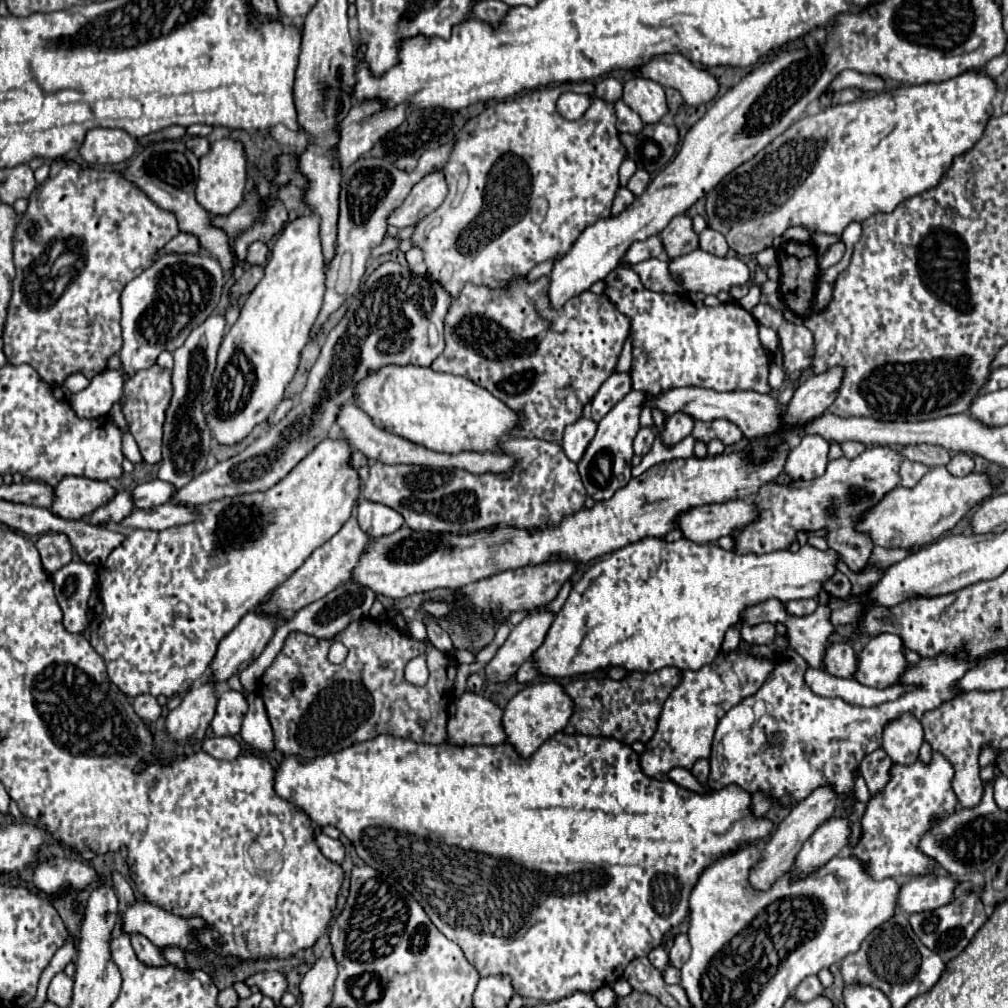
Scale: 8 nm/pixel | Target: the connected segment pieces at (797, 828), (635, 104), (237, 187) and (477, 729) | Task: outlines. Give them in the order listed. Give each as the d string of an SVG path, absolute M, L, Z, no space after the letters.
M823 785L823 787L815 789L807 799L803 799L803 801L797 803L797 805L793 805L791 813L779 823L777 831L771 835L769 843L765 845L763 861L759 861L759 865L751 871L749 881L751 881L751 885L753 885L755 889L761 889L761 891L769 889L769 887L775 883L775 879L779 879L785 871L789 871L789 869L793 867L795 857L797 857L797 853L801 851L803 843L815 833L815 829L817 829L821 823L825 823L825 821L835 813L835 807L837 807L839 799L841 799L841 795L835 793L833 785Z
M633 77L625 81L621 99L635 113L639 113L643 123L657 123L663 115L669 113L663 87L645 77Z
M237 139L213 141L209 153L199 159L199 183L197 183L197 201L211 215L225 215L233 211L241 201L247 185L247 157L243 143Z
M465 693L457 697L457 713L447 723L451 745L499 745L505 743L503 709L493 701Z

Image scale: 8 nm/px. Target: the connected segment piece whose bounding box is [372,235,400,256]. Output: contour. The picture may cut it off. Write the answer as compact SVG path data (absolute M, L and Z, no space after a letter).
M386 235L381 244L372 250L372 254L377 254L378 256L384 255L386 253L392 252L399 246L400 239Z

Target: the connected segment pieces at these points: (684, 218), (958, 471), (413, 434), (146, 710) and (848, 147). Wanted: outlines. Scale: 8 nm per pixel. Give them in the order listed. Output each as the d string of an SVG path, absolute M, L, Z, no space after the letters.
M677 215L661 231L661 241L665 245L669 259L679 257L679 255L687 255L699 247L699 235L693 231L693 223L691 223L689 215Z
M957 453L957 455L953 455L953 459L949 461L947 469L949 469L951 475L969 475L969 473L975 469L975 463L973 463L973 457L971 457L971 455L967 455L967 453Z
M385 365L365 379L357 381L353 387L353 399L357 407L361 407L377 427L409 439L417 445L423 445L433 451L441 453L459 453L459 451L495 451L497 445L507 437L507 433L517 425L519 415L511 411L505 403L501 403L495 395L485 391L483 387L475 385L471 379L437 373L431 367L417 367L417 365Z
M137 695L133 699L133 709L143 721L155 721L161 715L161 707L153 695Z
M971 69L941 83L907 85L893 93L885 91L847 105L827 107L813 117L803 117L751 161L721 179L707 195L707 223L725 235L733 251L755 255L771 247L773 237L781 237L791 225L841 235L853 221L861 223L875 213L891 213L903 199L935 187L953 159L967 153L981 139L993 113L991 101L995 93L995 79L981 69Z

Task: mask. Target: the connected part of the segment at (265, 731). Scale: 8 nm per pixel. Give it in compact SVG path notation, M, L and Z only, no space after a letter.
M251 695L249 711L241 725L241 737L245 743L249 743L251 747L255 747L259 751L273 751L273 747L275 747L265 705L263 705L261 697L257 697L257 695Z

